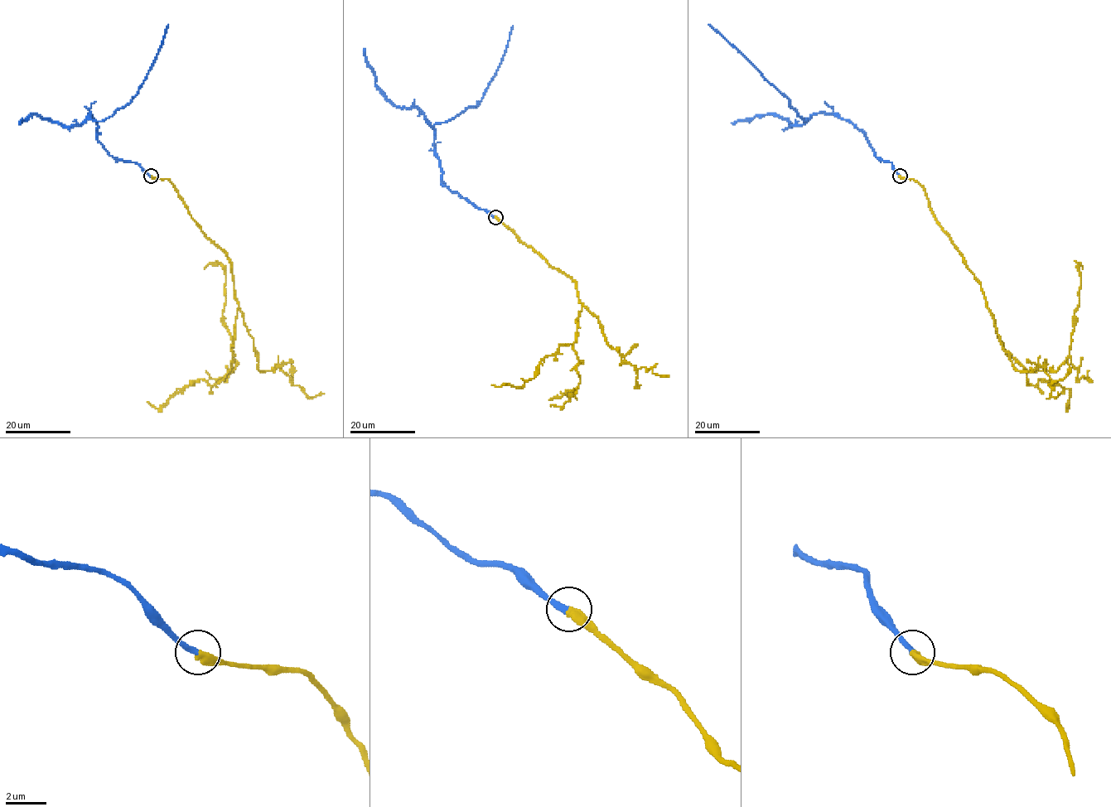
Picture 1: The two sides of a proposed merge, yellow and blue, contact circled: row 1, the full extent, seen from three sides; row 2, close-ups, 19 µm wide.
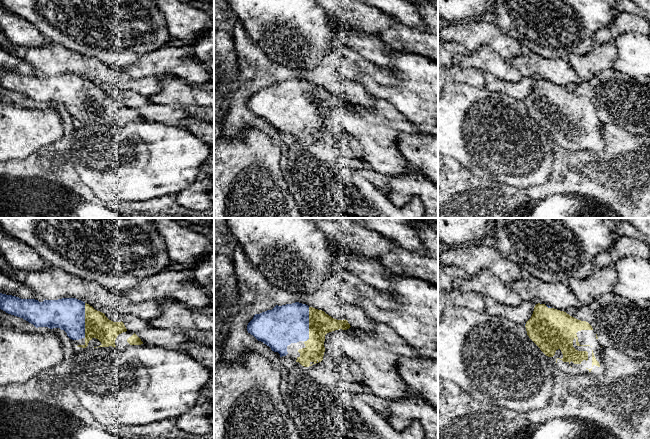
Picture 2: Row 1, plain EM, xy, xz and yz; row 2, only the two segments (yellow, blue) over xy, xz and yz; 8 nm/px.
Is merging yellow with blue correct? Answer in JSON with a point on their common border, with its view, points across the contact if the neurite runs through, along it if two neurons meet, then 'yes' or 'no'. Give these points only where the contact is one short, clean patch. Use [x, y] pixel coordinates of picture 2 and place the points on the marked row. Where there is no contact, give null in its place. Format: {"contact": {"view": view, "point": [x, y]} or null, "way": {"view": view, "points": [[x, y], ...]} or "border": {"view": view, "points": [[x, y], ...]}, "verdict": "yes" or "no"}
{"contact": {"view": "xz", "point": [309, 324]}, "verdict": "yes"}

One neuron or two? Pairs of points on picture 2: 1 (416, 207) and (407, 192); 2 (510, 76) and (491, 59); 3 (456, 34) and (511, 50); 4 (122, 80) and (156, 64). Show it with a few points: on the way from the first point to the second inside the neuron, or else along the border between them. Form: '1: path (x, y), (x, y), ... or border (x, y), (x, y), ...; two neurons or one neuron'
1: border (411, 200), (408, 204), (397, 207); two neurons
2: path (505, 71), (496, 64); one neuron
3: path (470, 34), (490, 34), (497, 40); one neuron
4: border (123, 70), (133, 79); two neurons

